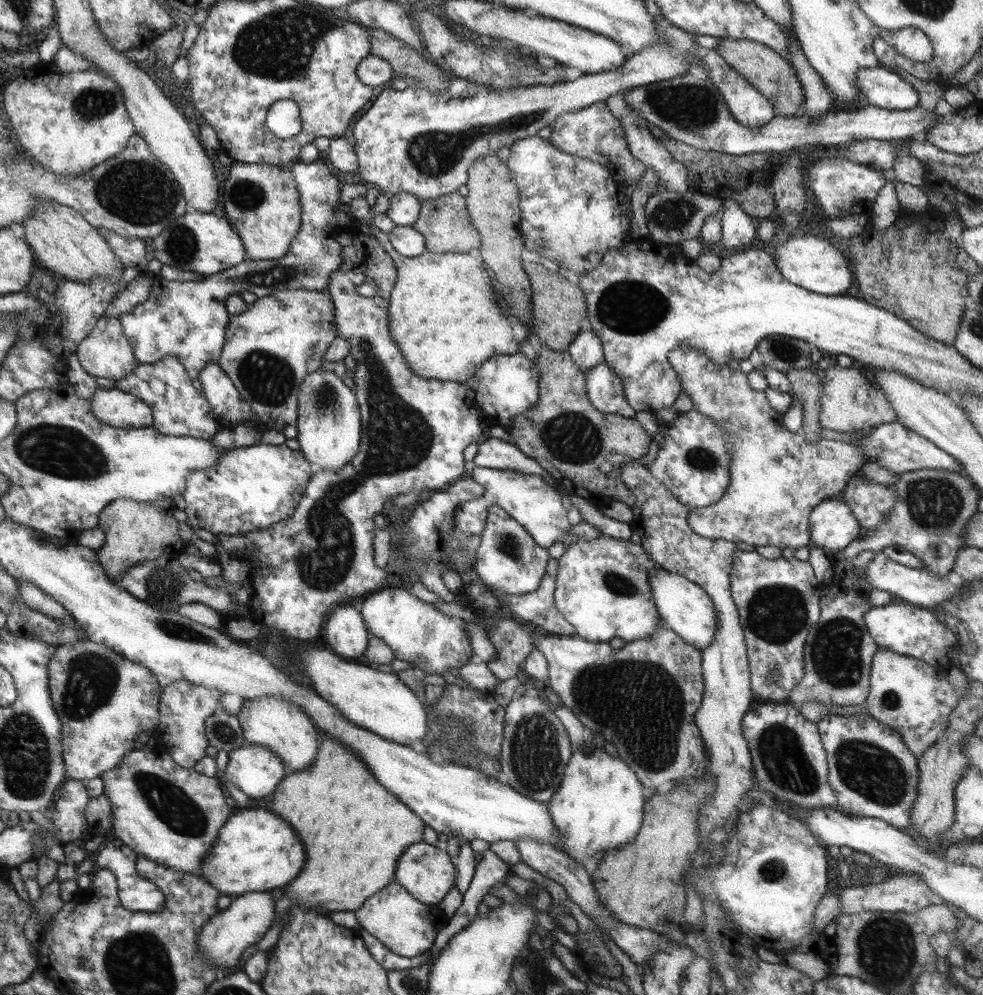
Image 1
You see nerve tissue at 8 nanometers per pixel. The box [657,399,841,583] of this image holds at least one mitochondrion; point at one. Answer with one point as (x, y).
(702, 459)

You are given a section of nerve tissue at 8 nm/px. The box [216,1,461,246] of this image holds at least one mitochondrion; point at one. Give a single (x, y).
(280, 46)

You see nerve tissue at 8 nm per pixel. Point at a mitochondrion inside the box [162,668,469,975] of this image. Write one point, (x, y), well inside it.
(222, 732)

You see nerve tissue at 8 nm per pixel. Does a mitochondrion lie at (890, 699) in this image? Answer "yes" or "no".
yes

